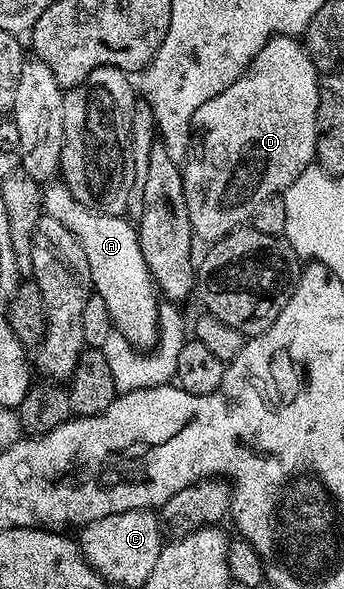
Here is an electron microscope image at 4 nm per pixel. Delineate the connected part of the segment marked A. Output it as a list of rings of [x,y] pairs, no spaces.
[[[48,183],[43,186],[44,190],[44,211],[46,216],[50,219],[58,219],[62,223],[62,227],[66,227],[66,231],[70,231],[70,235],[74,235],[74,239],[78,239],[78,243],[82,247],[82,251],[86,251],[86,263],[90,263],[90,279],[92,280],[92,288],[95,293],[102,295],[102,300],[106,302],[106,308],[110,311],[110,319],[112,320],[115,332],[122,334],[128,342],[140,351],[148,351],[159,342],[160,339],[160,311],[162,308],[161,302],[156,302],[158,298],[158,288],[156,282],[152,280],[152,272],[146,267],[146,259],[142,259],[142,247],[140,246],[140,234],[137,226],[132,225],[127,220],[127,216],[121,215],[115,217],[114,215],[106,215],[105,213],[98,213],[94,209],[88,209],[81,203],[76,196],[69,191],[67,185],[63,183]]]

